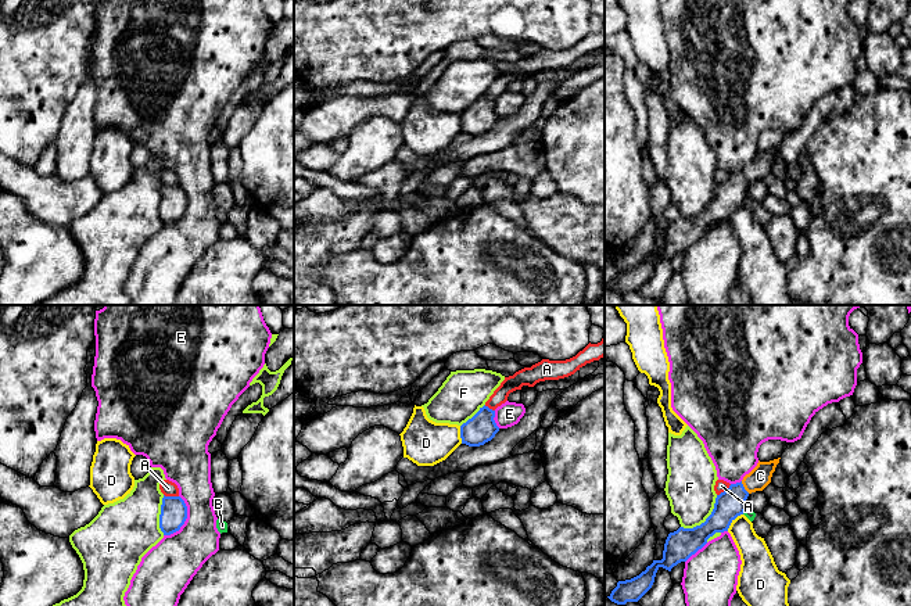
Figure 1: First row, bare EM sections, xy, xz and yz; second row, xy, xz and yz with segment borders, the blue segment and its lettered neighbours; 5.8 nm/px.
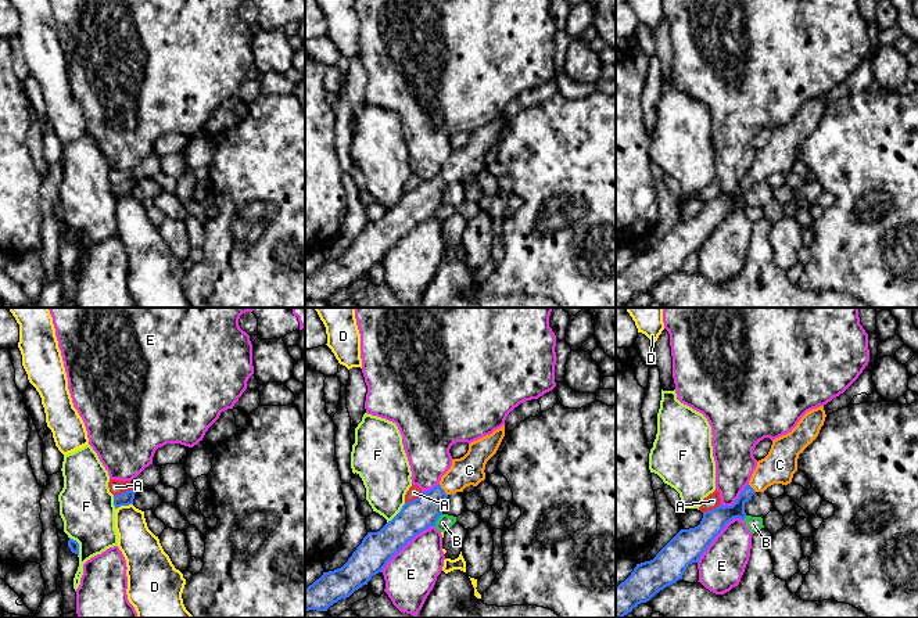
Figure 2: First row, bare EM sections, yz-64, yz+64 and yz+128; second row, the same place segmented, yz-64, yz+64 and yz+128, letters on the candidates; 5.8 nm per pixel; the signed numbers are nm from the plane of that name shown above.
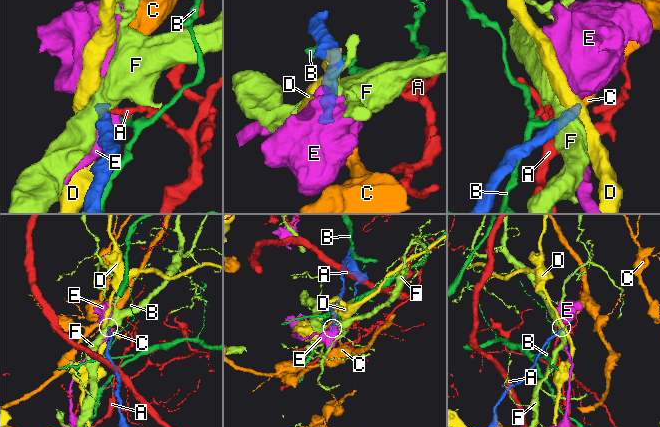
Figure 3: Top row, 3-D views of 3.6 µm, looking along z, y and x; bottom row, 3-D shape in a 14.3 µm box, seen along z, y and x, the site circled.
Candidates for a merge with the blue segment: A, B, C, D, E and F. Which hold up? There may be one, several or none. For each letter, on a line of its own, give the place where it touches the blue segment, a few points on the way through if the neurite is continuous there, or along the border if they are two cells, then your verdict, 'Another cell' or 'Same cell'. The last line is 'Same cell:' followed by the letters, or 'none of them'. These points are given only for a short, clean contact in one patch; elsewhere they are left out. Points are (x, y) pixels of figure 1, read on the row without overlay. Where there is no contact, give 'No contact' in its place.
A: Touches blue at yz (724, 180). Boundary: yz (731, 174), (717, 185). Another cell
B: Touches blue at yz (743, 201). Boundary: yz (746, 198), (742, 203). Another cell
C: Touches blue at yz (743, 176). Path across: yz (730, 193), (743, 176), (760, 165). Same cell
D: Touches blue at yz (731, 211). Boundary: yz (742, 203), (727, 219). Another cell
E: Touches blue at xy (185, 210). Another cell
F: Touches blue at yz (706, 210). Boundary: yz (717, 185), (712, 203), (703, 211), (692, 217), (681, 217). Another cell
Same cell: C

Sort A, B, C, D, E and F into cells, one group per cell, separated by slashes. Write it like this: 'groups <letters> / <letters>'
groups A / B / C / D / E / F

